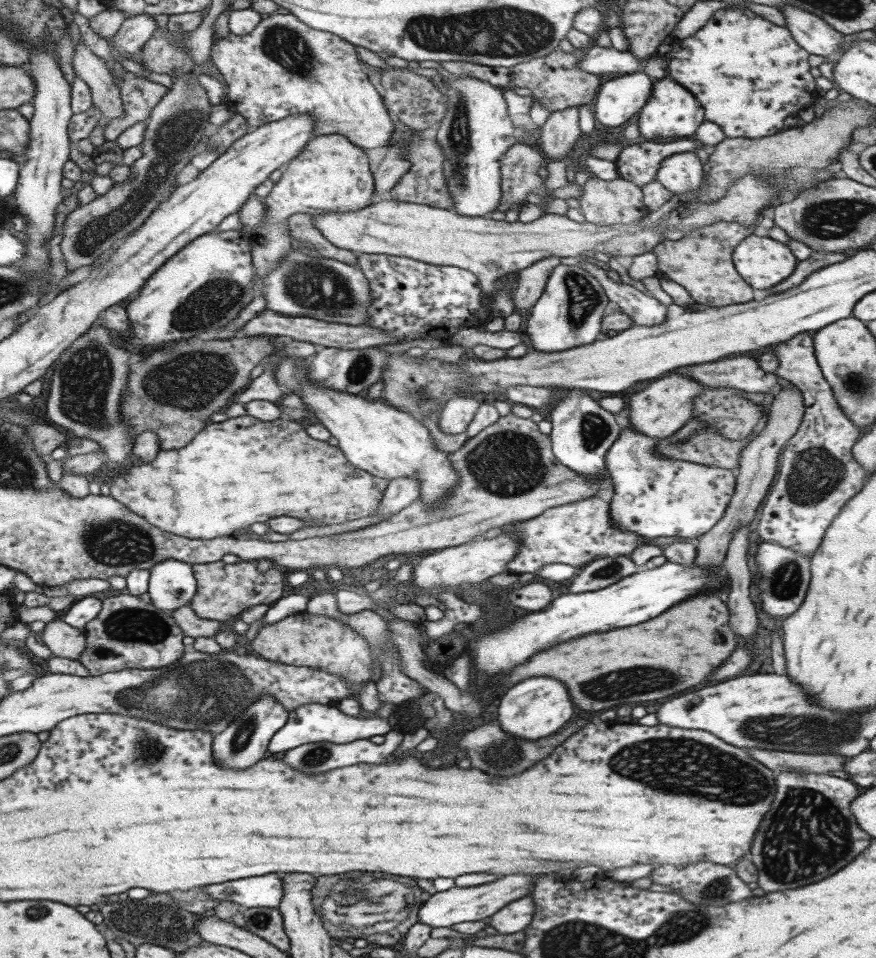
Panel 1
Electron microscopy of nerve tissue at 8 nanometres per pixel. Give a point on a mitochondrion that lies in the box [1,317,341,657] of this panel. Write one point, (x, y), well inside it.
(190, 381)

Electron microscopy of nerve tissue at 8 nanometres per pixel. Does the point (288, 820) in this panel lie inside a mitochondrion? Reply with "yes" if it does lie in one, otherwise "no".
no

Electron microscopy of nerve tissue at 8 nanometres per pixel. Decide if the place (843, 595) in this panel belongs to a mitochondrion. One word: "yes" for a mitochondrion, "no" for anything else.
no

